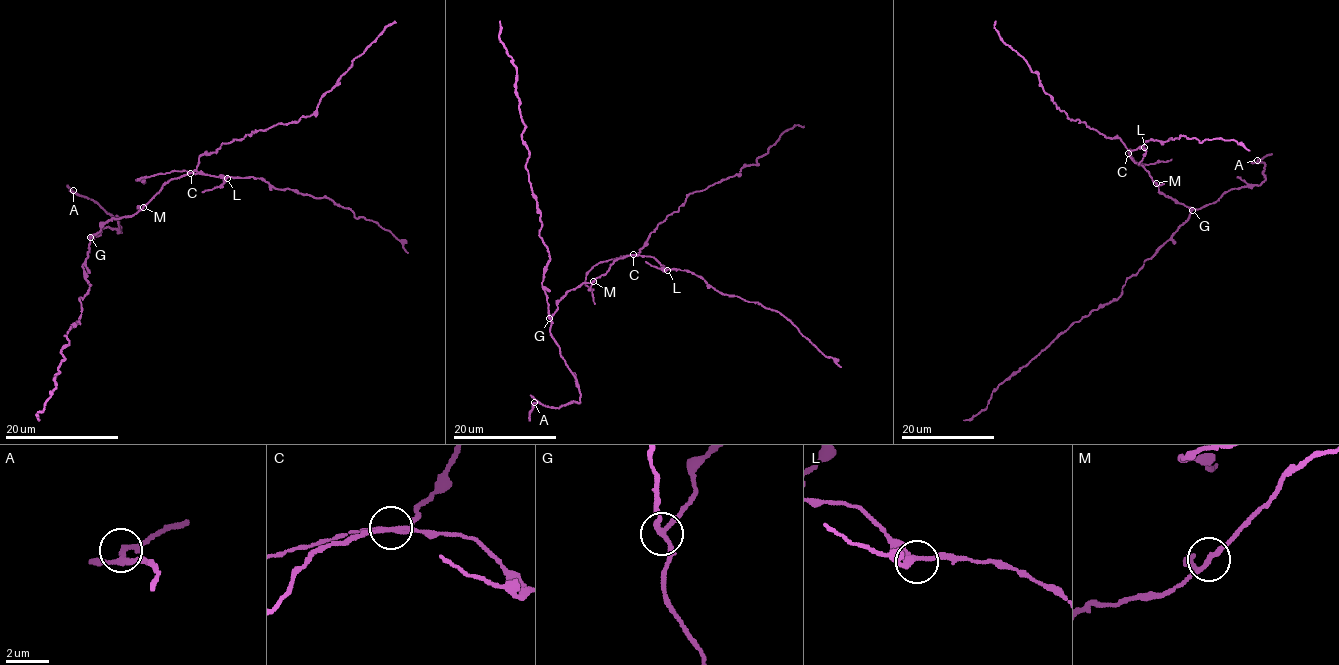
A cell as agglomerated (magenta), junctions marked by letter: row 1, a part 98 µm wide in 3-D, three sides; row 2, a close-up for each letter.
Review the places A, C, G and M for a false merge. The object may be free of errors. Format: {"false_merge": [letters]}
{"false_merge": ["C"]}

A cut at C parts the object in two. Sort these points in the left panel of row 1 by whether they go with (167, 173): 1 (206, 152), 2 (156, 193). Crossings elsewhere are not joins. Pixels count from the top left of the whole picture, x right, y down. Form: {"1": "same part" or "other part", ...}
{"1": "other part", "2": "other part"}

